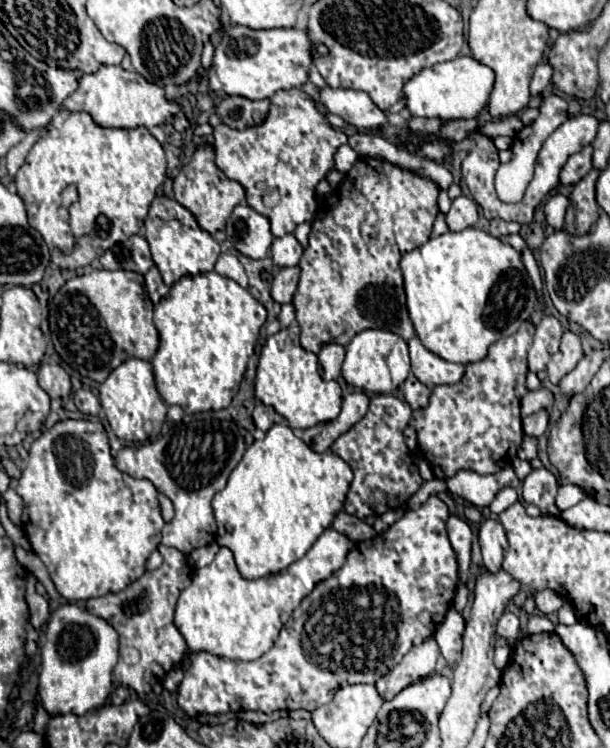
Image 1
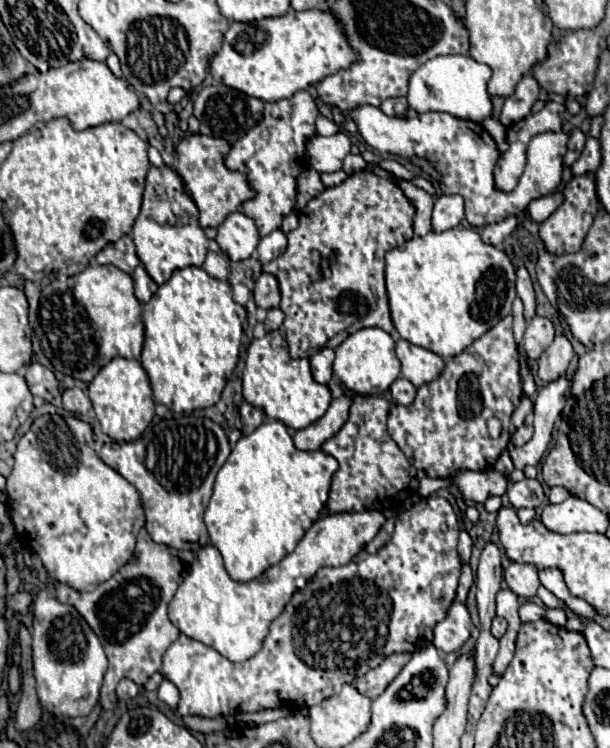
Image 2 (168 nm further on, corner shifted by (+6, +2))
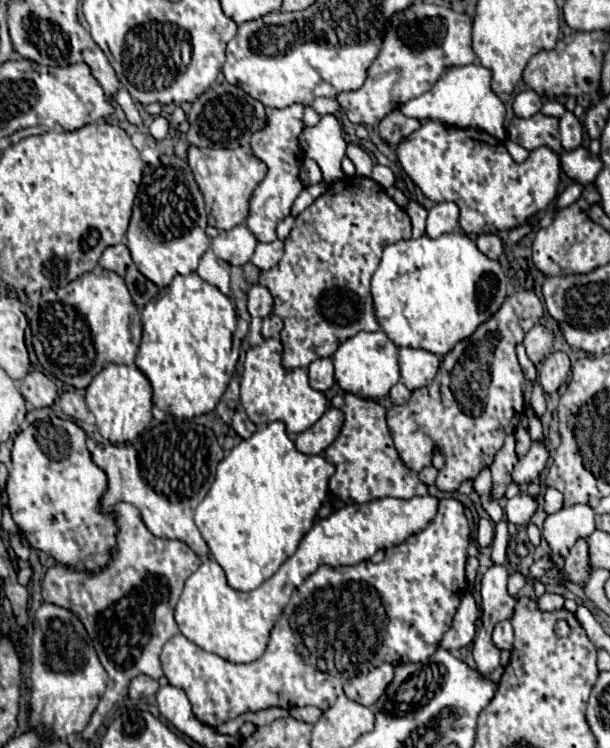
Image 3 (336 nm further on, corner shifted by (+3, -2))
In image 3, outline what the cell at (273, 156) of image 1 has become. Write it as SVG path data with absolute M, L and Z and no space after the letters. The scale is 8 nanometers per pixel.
M292 104L288 108L276 110L276 108L266 108L266 116L268 122L262 130L258 130L256 134L252 134L250 146L252 146L252 154L256 158L260 158L266 166L268 172L262 180L262 184L256 186L256 194L252 194L250 200L250 214L246 218L246 226L250 228L250 232L258 238L258 242L272 242L276 240L276 222L272 222L266 214L264 214L264 206L270 198L280 198L280 208L284 212L284 216L290 216L290 208L294 204L294 200L298 198L298 194L304 190L302 182L300 182L300 166L304 160L302 148L298 144L298 136L304 130L304 104Z

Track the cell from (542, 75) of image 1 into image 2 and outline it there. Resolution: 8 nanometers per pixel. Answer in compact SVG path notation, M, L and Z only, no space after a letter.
M523 76L519 80L515 92L509 98L505 98L499 122L505 124L505 126L511 126L513 122L523 120L525 116L529 116L533 104L539 98L539 90L541 88L539 88L539 84L537 84L537 80L533 76Z

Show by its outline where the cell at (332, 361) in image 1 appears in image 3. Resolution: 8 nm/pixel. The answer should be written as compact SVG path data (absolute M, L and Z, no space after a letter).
M318 358L308 366L308 376L310 376L310 384L312 388L326 392L328 388L334 386L334 364L332 358Z

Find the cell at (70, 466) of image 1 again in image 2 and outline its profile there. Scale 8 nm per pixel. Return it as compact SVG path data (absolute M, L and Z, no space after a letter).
M39 416L31 424L31 430L17 442L15 464L7 478L7 510L19 542L41 558L53 582L69 584L79 592L93 590L109 580L133 556L137 534L145 526L143 502L135 486L109 468L91 446L93 430L87 422L75 416Z

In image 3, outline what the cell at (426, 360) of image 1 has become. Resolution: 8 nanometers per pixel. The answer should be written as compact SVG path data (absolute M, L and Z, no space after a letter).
M400 348L398 360L400 360L400 380L408 390L428 386L440 368L440 358L436 354L416 348Z

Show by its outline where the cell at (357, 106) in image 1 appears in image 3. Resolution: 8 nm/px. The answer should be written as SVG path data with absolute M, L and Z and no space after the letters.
M428 120L424 122L416 132L402 138L396 146L396 156L404 172L412 178L416 186L428 196L432 202L446 202L452 200L460 208L460 226L466 234L488 234L496 230L510 230L520 224L524 224L528 218L538 214L540 210L546 210L550 202L554 202L558 194L560 184L560 156L550 150L548 146L540 146L526 162L516 164L502 142L498 142L494 136L488 136L484 130L474 128L458 128L448 126L440 120Z

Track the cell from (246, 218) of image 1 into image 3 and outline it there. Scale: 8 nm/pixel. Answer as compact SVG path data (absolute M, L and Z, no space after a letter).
M240 224L228 232L220 232L212 240L212 252L232 266L244 266L252 260L256 244L256 236L244 224Z

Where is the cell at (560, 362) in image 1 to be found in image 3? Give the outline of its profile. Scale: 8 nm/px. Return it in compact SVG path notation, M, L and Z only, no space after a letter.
M552 352L538 368L538 382L546 392L556 392L570 374L570 358L566 352Z

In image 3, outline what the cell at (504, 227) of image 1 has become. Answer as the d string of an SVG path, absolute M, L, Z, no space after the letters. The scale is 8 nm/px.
M480 234L476 238L476 244L478 244L480 252L484 252L492 260L498 260L498 256L504 252L504 246L502 246L502 240L498 234Z

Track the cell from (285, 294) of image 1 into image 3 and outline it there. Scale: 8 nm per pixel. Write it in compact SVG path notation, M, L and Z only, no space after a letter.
M254 284L248 292L248 312L252 316L266 318L268 314L272 314L272 308L274 308L274 298L272 298L270 290L266 286Z

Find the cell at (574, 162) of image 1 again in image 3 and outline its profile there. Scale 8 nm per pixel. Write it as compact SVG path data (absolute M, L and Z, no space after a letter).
M566 112L562 118L560 118L560 136L562 136L562 148L566 152L572 152L576 148L582 146L582 124L580 120L572 114L572 112Z

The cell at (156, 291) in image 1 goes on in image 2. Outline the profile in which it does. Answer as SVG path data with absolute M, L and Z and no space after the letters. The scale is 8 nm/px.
M141 264L133 270L131 278L135 282L135 296L137 296L137 300L141 304L145 304L153 296L153 292L157 292L157 284L151 280L151 276L145 272L145 268Z

